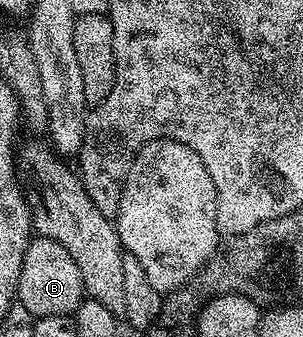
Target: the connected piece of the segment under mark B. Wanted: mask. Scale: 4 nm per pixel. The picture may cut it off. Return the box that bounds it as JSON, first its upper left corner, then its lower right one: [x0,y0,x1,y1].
[17,238,84,319]

